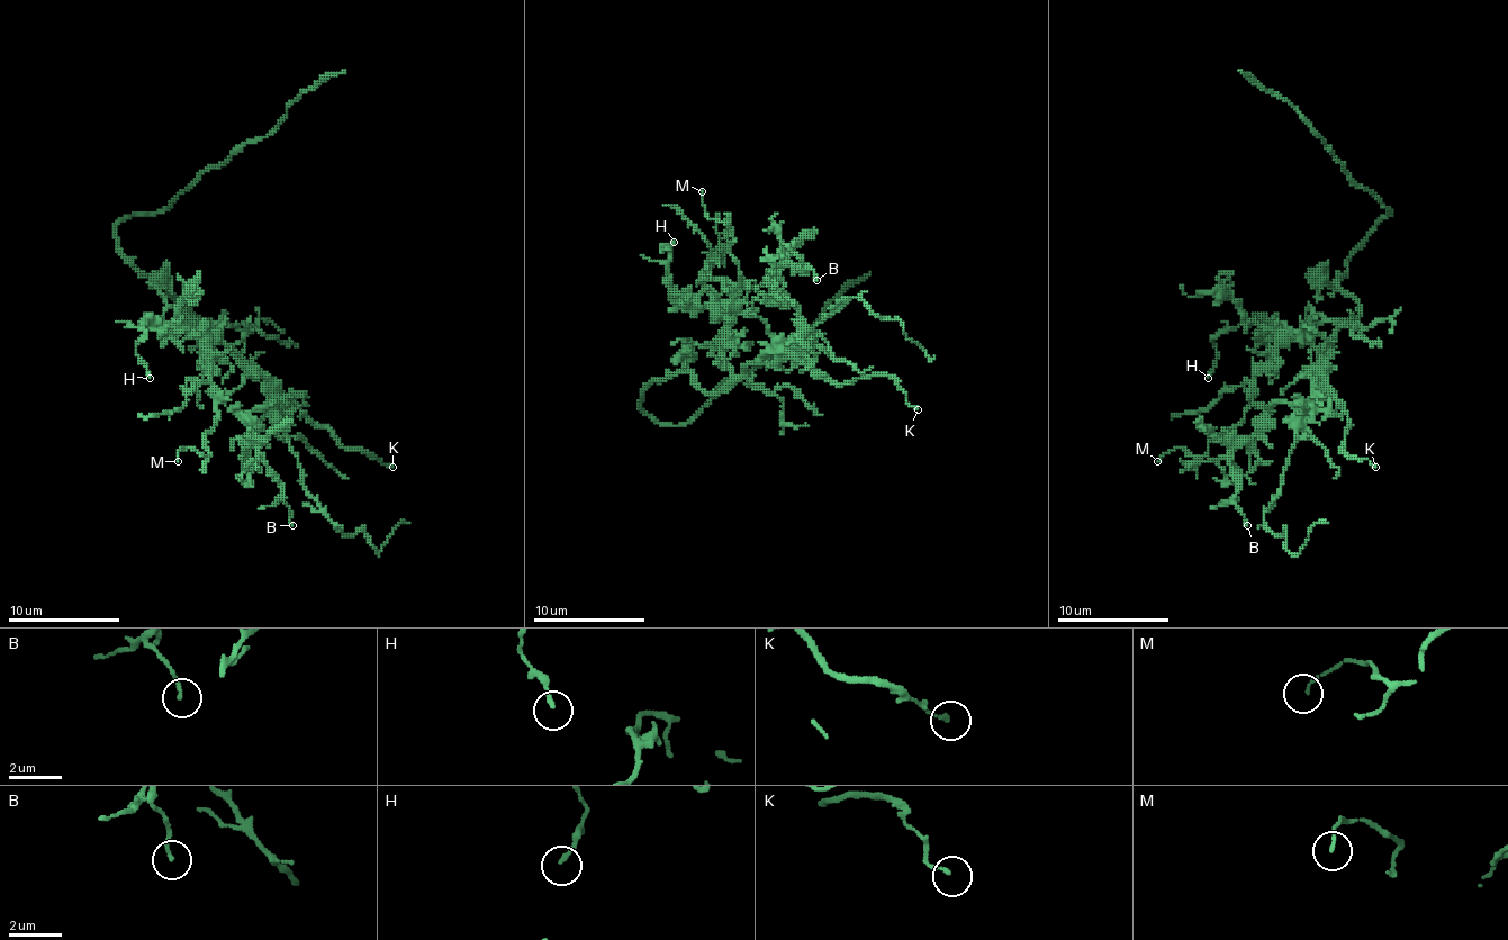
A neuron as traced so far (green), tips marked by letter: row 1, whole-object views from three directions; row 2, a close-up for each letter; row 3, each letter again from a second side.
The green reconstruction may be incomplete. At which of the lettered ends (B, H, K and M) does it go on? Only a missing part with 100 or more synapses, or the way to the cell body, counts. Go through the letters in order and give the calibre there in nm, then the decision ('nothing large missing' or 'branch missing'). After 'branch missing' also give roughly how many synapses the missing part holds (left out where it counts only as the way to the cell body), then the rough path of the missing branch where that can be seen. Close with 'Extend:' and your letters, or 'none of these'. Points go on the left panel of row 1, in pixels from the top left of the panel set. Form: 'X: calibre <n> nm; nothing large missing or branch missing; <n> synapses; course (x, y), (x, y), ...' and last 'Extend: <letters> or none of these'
B: calibre 130 nm; nothing large missing
H: calibre 150 nm; nothing large missing
K: calibre 140 nm; nothing large missing
M: calibre 100 nm; nothing large missing
Extend: none of these

